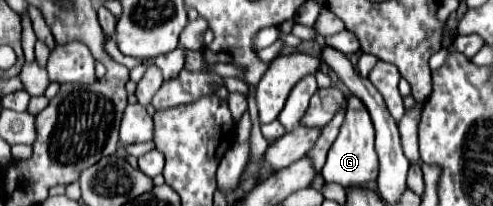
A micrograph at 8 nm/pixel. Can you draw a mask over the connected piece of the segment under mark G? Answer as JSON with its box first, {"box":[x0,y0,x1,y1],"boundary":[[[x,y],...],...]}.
{"box":[321,97,377,189],"boundary":[[[349,97],[347,99],[347,117],[341,125],[339,137],[335,139],[335,145],[331,145],[329,155],[327,155],[327,163],[321,171],[323,179],[327,183],[337,183],[345,189],[349,187],[363,187],[371,181],[375,181],[377,177],[377,157],[375,157],[375,131],[371,125],[371,117],[365,109],[365,105],[357,99],[357,97]]]}

